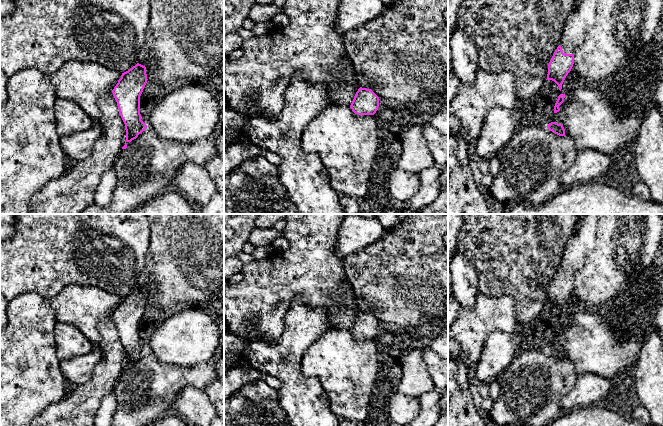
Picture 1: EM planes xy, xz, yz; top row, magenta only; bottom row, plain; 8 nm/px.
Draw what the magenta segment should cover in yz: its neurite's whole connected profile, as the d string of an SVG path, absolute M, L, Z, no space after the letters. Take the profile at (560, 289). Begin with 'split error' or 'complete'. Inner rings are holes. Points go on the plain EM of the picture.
split error; M585 214L578 232L570 238L562 254L559 270L549 288L546 304L554 305L561 315L562 308L574 288L574 277L595 246L595 232L600 214Z

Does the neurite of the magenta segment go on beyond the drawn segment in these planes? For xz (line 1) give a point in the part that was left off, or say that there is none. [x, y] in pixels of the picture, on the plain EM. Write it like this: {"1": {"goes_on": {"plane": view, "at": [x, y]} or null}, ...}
{"1": {"goes_on": null}}

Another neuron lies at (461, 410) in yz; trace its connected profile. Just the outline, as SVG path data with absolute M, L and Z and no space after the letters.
M462 360L457 362L458 388L448 401L448 426L490 426L475 407L470 394L469 374L472 369Z

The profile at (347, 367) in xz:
M328 329L312 343L301 360L302 373L315 377L324 388L331 411L340 419L362 422L368 413L369 397L379 373L374 339L357 339L350 331Z

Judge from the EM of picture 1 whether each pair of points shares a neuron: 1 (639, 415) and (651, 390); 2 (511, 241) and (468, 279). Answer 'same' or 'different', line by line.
1: different
2: different

